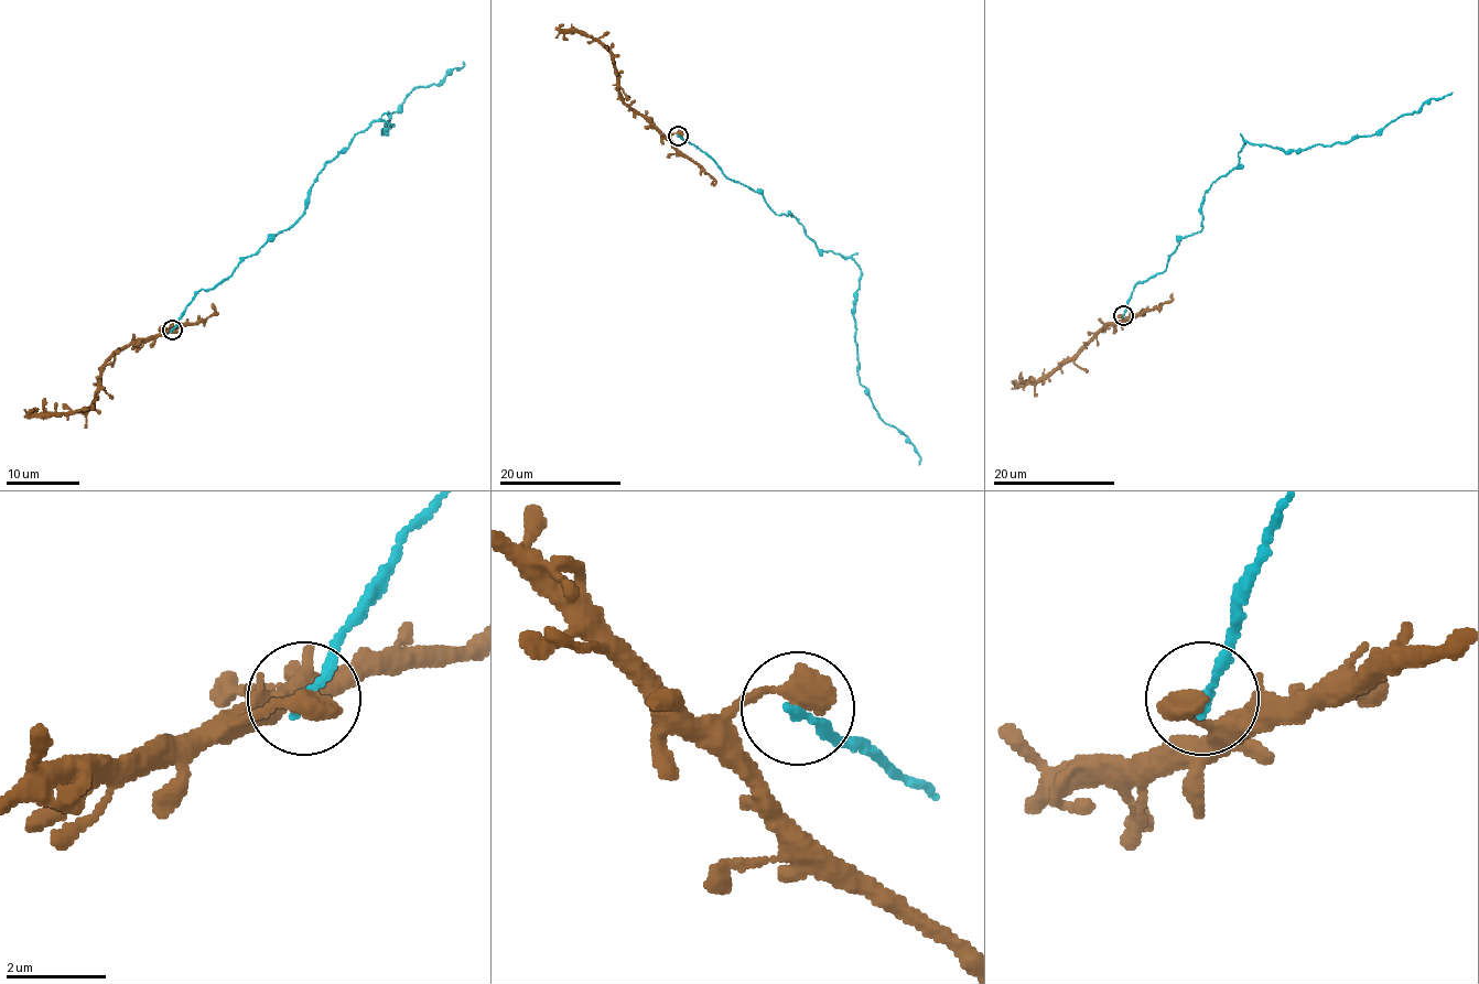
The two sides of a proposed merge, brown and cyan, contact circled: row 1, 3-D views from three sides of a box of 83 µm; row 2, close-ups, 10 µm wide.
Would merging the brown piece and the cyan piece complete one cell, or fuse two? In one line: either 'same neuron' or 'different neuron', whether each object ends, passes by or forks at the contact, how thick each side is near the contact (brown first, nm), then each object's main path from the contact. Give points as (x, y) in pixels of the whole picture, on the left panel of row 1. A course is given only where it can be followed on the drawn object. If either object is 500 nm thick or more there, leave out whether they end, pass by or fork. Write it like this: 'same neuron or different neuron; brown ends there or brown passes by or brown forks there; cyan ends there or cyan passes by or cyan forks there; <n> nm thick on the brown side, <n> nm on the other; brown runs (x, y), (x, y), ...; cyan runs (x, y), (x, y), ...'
different neuron; 500 nm thick on the brown side, 220 nm on the other; brown runs (172, 330), (135, 338), (107, 363), (101, 387), (94, 401), (85, 409), (50, 414), (30, 414), (24, 409); cyan runs (172, 330), (200, 291), (293, 225), (354, 136), (374, 121), (392, 123), (385, 132), (414, 88), (462, 61)

